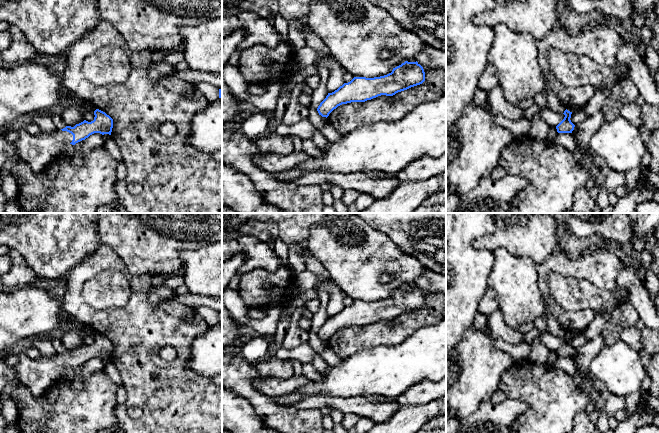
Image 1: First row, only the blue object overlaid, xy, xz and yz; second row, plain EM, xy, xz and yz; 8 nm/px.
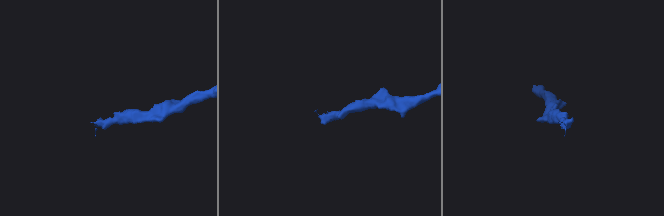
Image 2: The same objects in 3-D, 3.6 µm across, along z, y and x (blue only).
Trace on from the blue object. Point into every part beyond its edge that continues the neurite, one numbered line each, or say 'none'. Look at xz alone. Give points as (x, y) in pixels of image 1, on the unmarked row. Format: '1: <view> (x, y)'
none

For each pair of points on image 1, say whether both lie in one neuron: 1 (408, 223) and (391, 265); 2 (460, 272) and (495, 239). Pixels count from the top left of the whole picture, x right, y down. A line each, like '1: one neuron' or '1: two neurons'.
1: two neurons
2: two neurons

